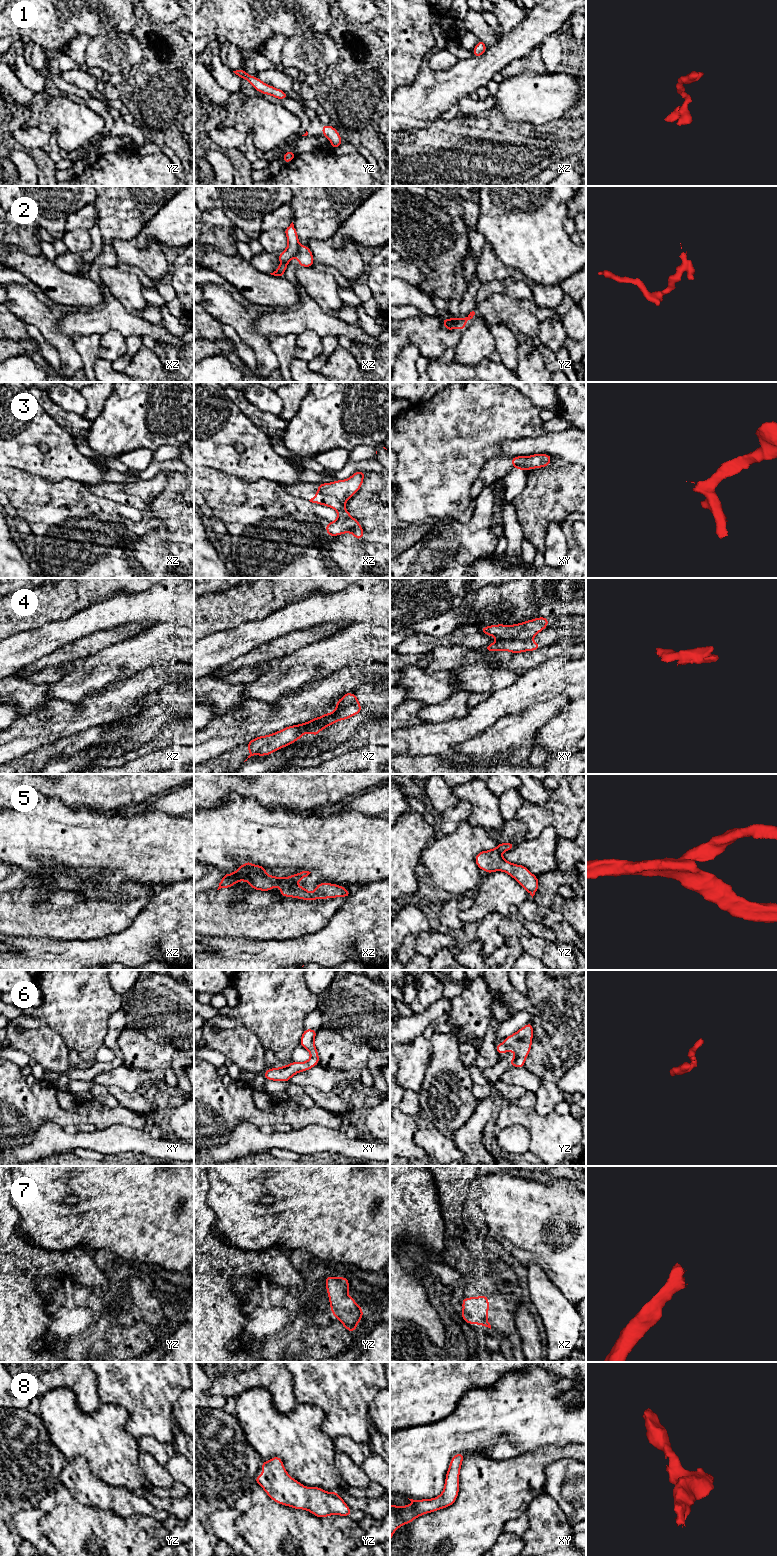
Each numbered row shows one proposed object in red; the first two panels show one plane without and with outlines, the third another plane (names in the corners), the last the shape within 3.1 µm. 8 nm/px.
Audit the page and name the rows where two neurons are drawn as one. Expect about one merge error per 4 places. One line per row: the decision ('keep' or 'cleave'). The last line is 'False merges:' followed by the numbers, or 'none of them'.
1: keep
2: cleave
3: keep
4: cleave
5: keep
6: keep
7: keep
8: keep
False merges: 2, 4

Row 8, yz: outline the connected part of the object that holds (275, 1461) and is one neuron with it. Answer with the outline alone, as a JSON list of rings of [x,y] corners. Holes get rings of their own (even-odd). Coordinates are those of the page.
[[[280,1457],[263,1461],[261,1467],[262,1476],[256,1475],[255,1482],[276,1503],[308,1510],[319,1518],[330,1515],[350,1517],[352,1510],[337,1491],[326,1492],[320,1487],[303,1486],[287,1473]]]

